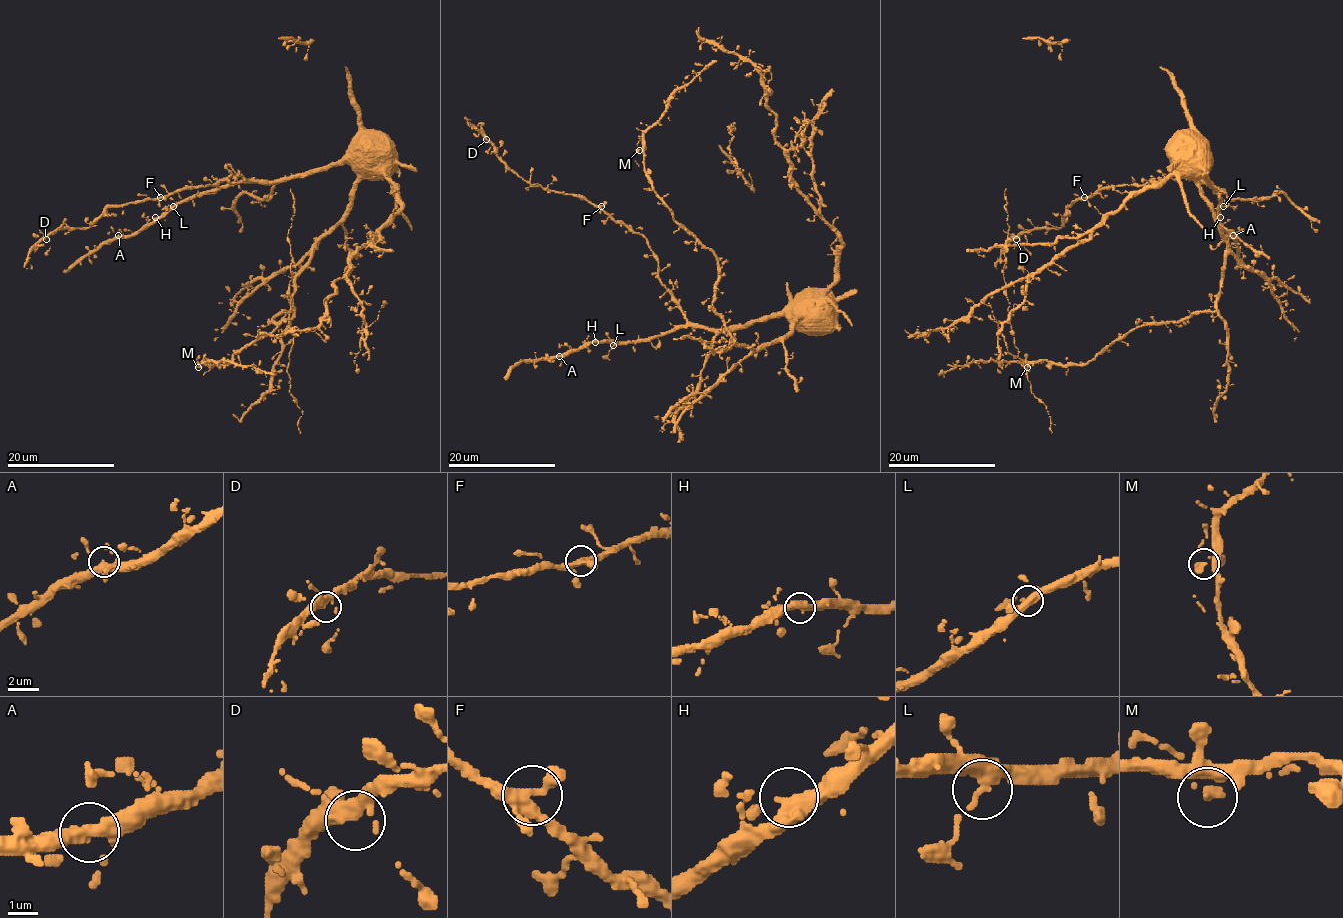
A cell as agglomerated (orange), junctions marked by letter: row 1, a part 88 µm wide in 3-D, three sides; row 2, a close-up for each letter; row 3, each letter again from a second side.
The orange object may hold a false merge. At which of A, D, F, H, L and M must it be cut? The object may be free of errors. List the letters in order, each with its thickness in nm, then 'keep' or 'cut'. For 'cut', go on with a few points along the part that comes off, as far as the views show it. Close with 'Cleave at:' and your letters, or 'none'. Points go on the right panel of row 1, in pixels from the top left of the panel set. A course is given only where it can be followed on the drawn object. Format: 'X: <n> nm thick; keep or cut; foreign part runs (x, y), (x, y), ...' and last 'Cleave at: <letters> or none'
A: 360 nm thick; keep
D: 360 nm thick; keep
F: 320 nm thick; keep
H: 440 nm thick; keep
L: 300 nm thick; keep
M: 400 nm thick; keep
Cleave at: none

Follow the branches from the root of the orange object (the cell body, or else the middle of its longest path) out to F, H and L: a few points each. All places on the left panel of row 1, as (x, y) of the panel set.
F: (357, 142), (336, 162), (275, 181), (249, 181), (241, 175), (229, 175), (217, 185), (186, 186), (160, 197)
H: (357, 142), (338, 161), (326, 166), (275, 181), (235, 181), (216, 190), (187, 197), (155, 217)
L: (357, 142), (338, 161), (326, 166), (275, 181), (235, 181), (216, 190), (187, 197), (172, 207)

